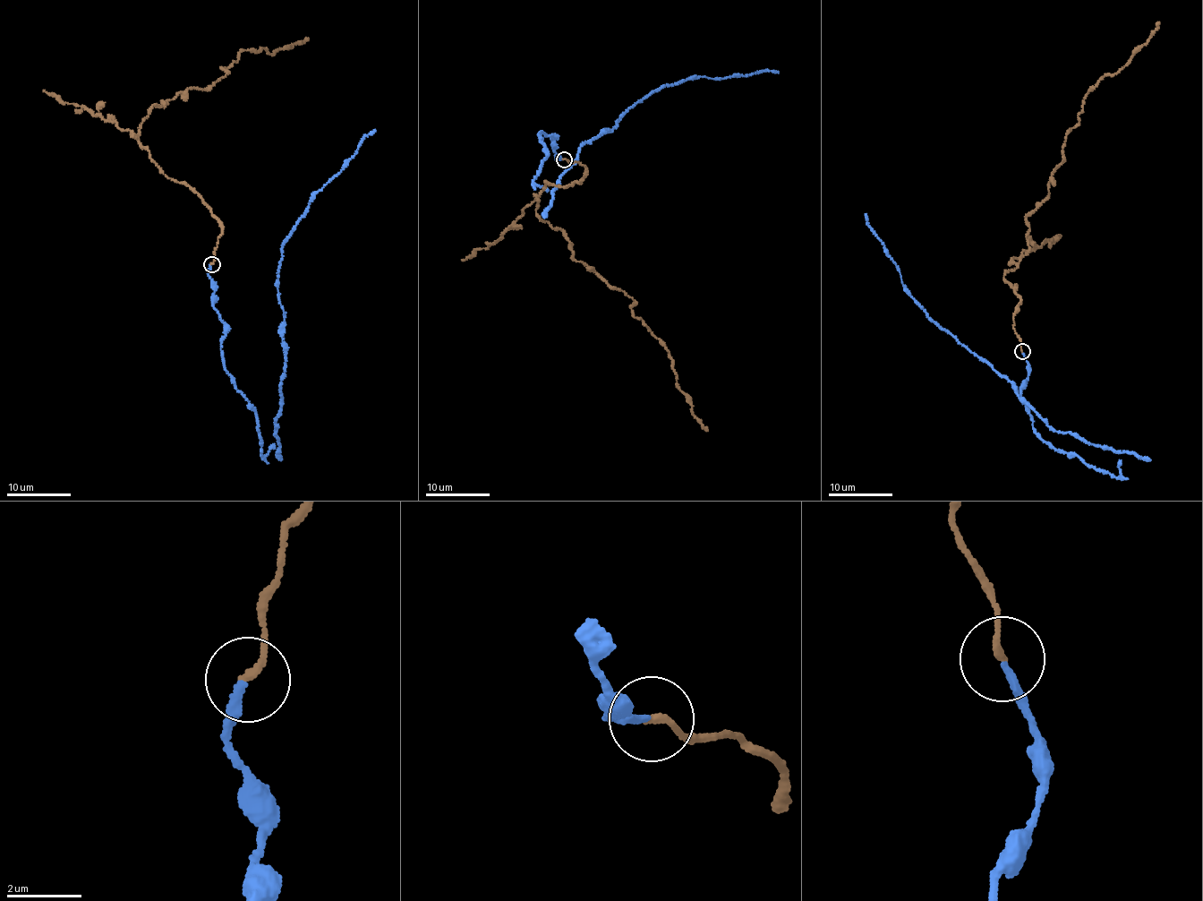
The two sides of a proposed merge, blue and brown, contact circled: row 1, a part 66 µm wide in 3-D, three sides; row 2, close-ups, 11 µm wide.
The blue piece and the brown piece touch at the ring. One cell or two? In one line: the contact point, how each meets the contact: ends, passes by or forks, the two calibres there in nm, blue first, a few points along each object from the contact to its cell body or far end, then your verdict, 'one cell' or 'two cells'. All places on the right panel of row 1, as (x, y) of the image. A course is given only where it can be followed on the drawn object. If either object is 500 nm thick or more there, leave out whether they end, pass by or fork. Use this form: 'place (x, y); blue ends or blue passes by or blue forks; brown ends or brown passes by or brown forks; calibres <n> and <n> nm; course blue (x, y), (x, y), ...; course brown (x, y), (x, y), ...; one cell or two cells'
place (1022, 351); blue ends; brown ends; calibres 220 and 160 nm; course blue (1021, 351), (1028, 373), (1020, 399), (1034, 433), (1119, 476), (1118, 453), (1054, 431), (928, 315), (866, 213); course brown (1021, 351), (1019, 296), (1003, 279), (1028, 249), (1028, 216), (1049, 193), (1087, 93), (1130, 62), (1159, 21); one cell

